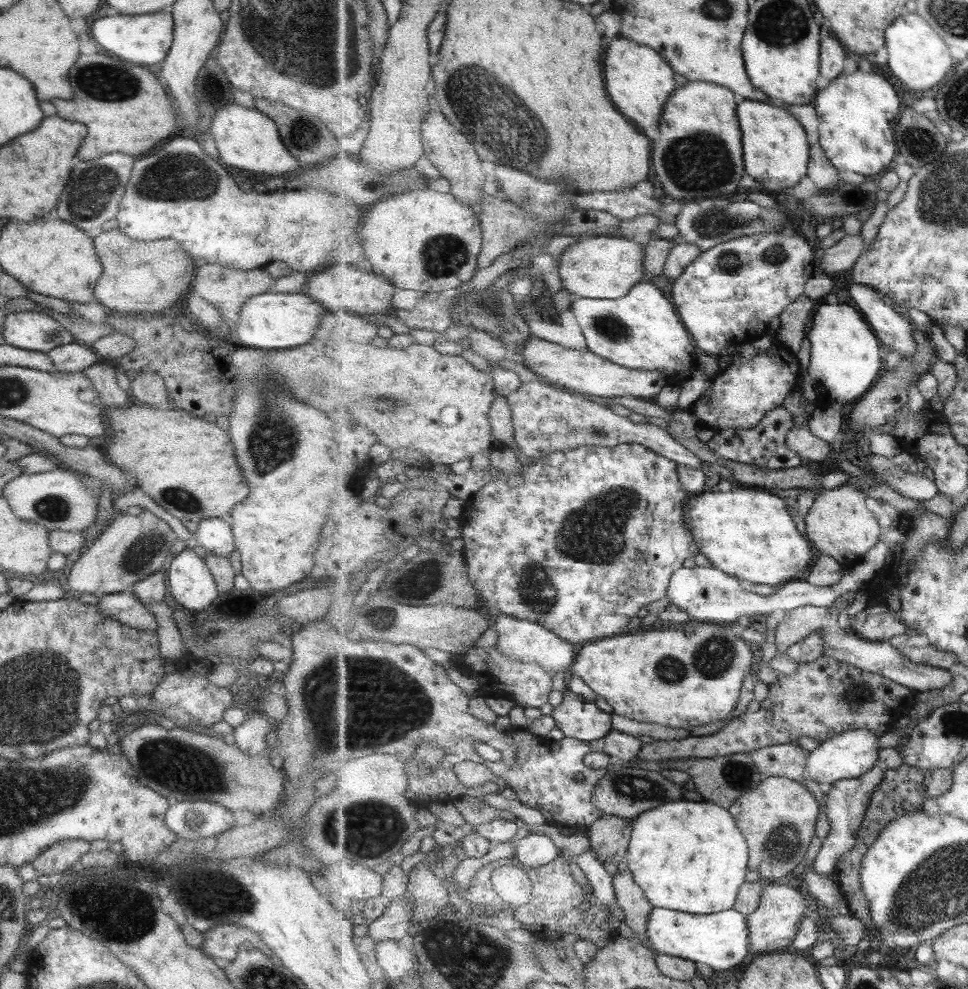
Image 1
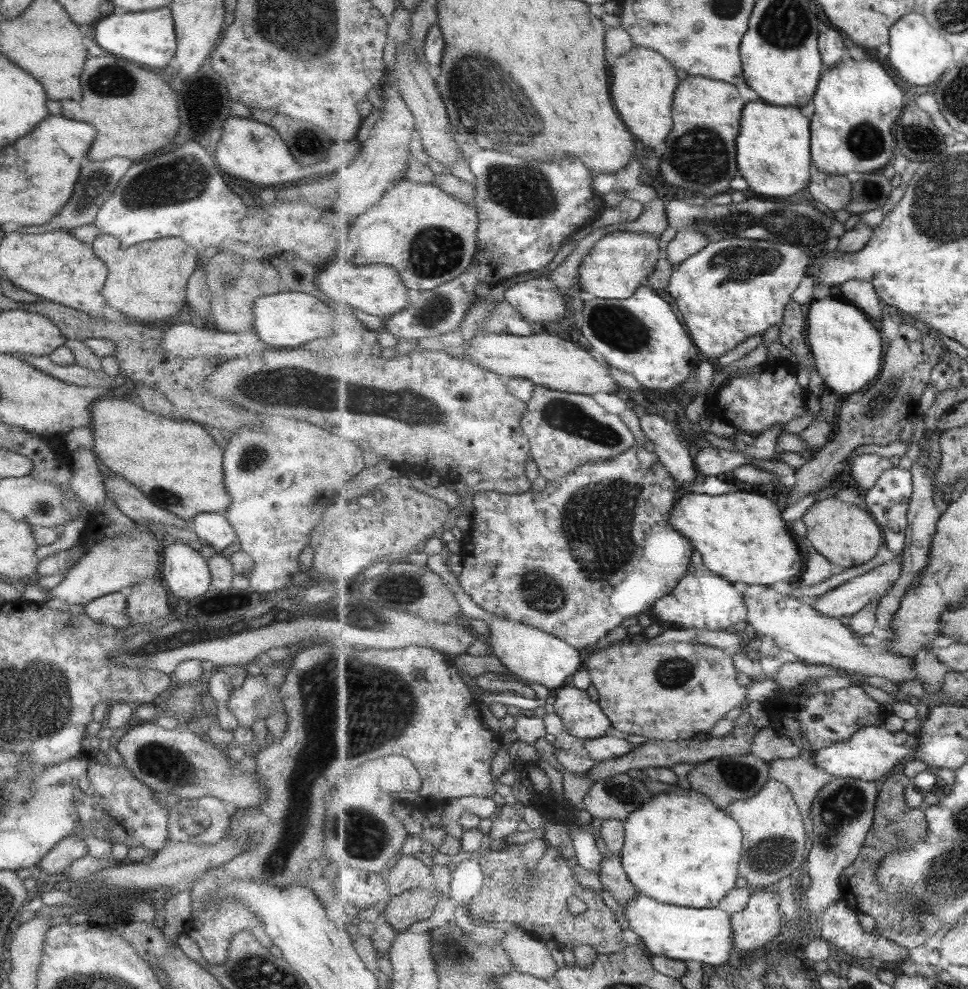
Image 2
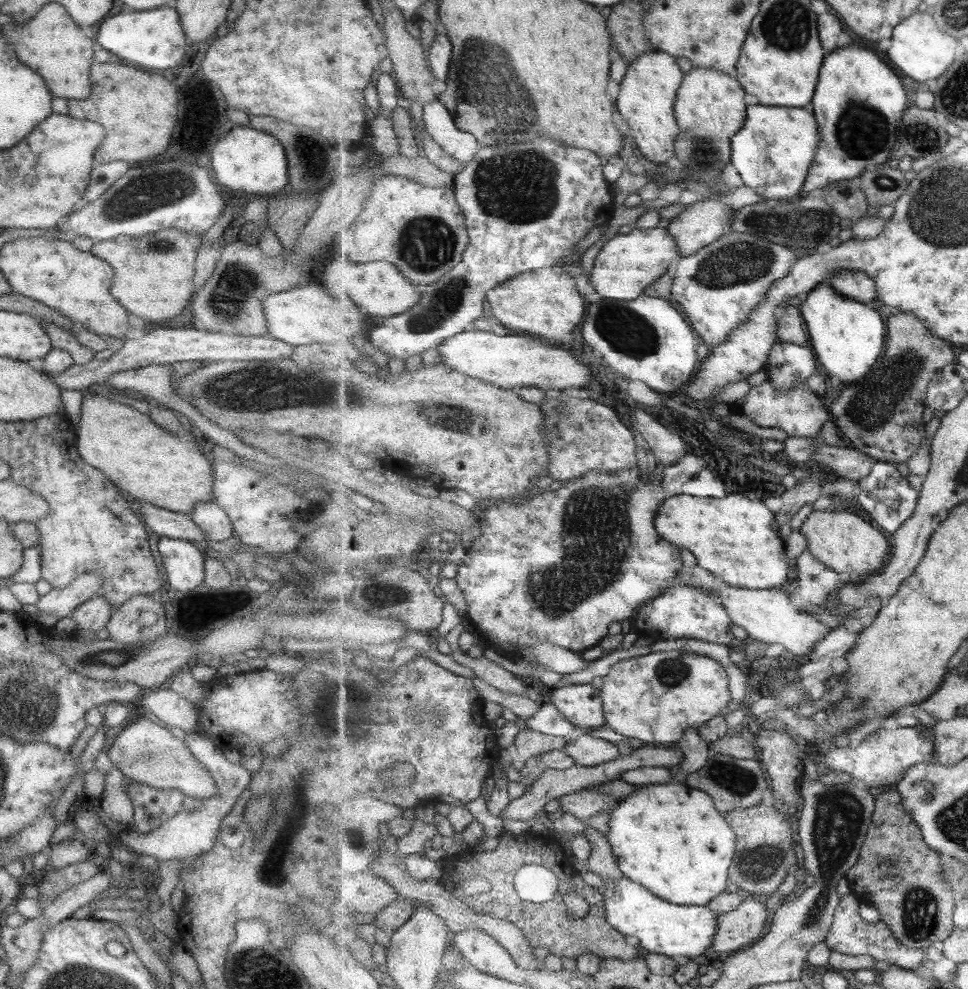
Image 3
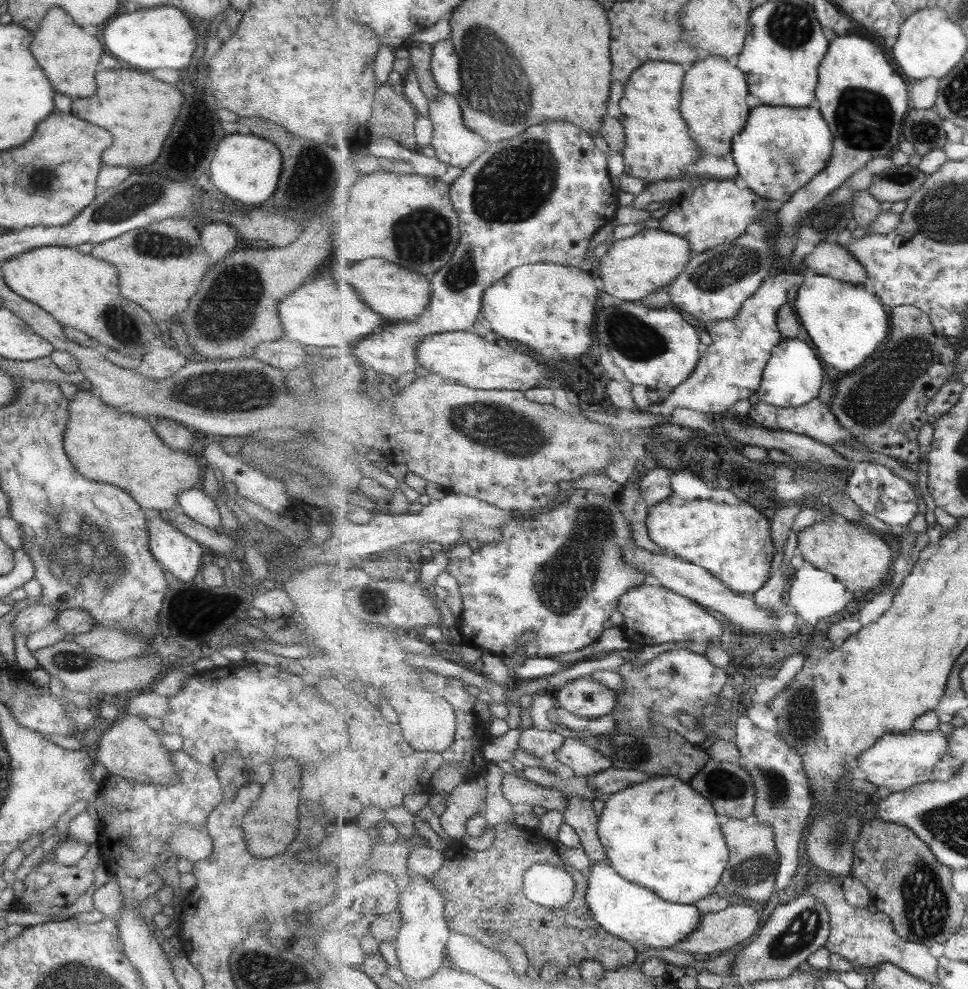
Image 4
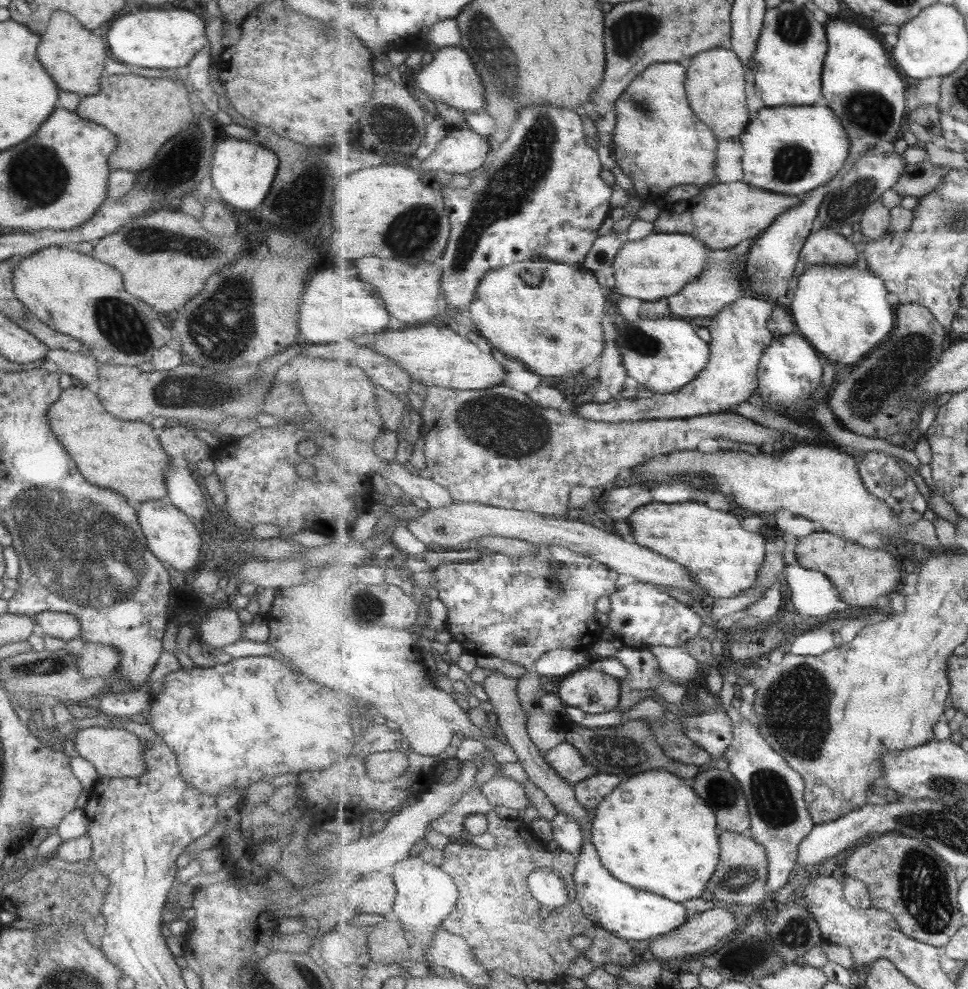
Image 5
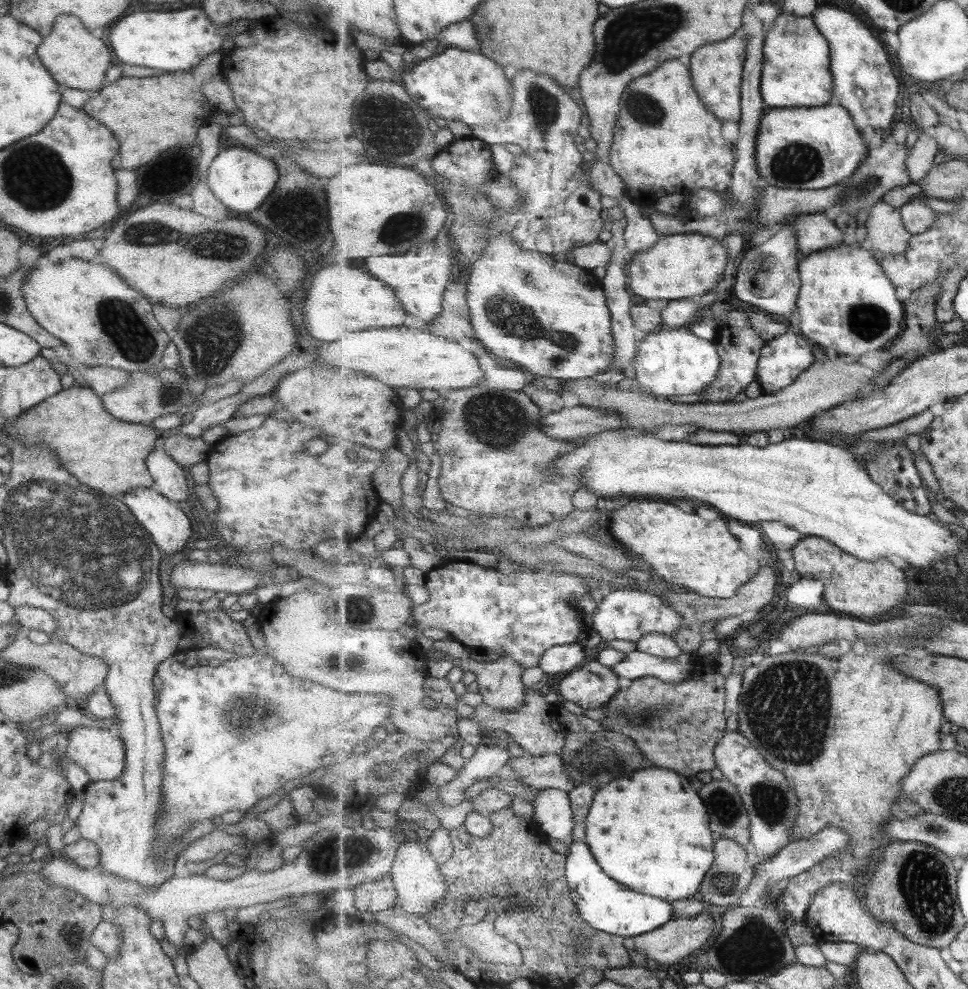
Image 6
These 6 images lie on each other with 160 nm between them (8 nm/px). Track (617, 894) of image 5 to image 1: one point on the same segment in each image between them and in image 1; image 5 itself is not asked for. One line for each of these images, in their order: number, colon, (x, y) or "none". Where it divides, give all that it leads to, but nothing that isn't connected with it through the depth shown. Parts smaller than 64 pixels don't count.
1: (721, 940)
2: (705, 935)
3: (664, 928)
4: (634, 913)

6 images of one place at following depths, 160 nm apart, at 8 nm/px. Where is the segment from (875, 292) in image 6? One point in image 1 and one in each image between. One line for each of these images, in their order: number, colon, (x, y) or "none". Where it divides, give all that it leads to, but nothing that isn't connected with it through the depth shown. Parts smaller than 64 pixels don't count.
1: (846, 357)
2: (848, 345)
3: (847, 336)
4: (846, 323)
5: (843, 311)

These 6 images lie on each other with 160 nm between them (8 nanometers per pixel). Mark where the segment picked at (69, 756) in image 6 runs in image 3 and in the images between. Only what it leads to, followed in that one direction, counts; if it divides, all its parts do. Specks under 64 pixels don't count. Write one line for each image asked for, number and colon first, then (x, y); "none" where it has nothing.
3: (148, 754)
4: (129, 749)
5: (115, 753)

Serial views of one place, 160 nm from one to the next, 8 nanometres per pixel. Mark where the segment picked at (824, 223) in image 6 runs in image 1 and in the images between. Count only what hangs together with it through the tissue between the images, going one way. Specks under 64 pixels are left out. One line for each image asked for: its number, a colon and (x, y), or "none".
1: (893, 330)
2: (861, 293)
3: (855, 284)
4: (828, 258)
5: (825, 246)

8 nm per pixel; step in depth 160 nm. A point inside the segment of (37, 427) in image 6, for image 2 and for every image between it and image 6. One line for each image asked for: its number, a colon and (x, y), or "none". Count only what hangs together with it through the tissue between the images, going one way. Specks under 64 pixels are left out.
2: (175, 464)
3: (168, 471)
4: (104, 445)
5: (124, 456)

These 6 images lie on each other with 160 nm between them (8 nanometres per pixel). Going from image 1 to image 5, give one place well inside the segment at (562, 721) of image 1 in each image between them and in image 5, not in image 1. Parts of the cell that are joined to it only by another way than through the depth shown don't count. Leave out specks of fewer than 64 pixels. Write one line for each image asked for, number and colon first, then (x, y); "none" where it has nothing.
2: (584, 718)
3: (582, 704)
4: (587, 697)
5: (595, 691)

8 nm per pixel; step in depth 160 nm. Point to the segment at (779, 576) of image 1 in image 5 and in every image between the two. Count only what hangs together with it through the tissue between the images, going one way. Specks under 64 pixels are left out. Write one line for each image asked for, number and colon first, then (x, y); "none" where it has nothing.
2: (742, 536)
3: (737, 539)
4: (727, 540)
5: (724, 559)

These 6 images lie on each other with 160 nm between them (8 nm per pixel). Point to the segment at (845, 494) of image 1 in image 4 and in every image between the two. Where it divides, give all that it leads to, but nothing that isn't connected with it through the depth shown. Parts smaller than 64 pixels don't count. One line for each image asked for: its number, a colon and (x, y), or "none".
2: (848, 536)
3: (843, 541)
4: (860, 560)

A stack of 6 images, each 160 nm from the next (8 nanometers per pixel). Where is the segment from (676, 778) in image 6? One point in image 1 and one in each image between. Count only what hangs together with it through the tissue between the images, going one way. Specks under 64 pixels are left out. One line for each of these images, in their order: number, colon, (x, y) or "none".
1: (691, 856)
2: (682, 849)
3: (671, 838)
4: (661, 834)
5: (653, 832)

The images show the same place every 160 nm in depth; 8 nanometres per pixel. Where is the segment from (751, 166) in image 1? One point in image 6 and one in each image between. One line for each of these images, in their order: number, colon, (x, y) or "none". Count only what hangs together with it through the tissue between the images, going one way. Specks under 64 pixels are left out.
2: (774, 148)
3: (776, 149)
4: (782, 149)
5: (792, 150)
6: (805, 148)

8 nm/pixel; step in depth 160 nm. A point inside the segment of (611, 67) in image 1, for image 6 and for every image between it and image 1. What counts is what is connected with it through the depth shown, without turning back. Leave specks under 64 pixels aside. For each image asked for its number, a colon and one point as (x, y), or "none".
2: (645, 83)
3: (648, 98)
4: (658, 147)
5: (660, 143)
6: (666, 140)

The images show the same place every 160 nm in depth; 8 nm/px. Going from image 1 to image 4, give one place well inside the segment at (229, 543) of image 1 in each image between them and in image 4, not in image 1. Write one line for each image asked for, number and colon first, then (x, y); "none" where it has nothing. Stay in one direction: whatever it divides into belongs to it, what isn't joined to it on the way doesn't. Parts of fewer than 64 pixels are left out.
2: (212, 529)
3: (210, 519)
4: (197, 505)

